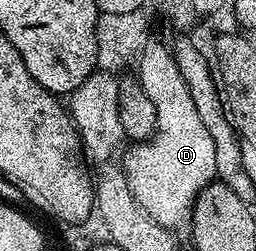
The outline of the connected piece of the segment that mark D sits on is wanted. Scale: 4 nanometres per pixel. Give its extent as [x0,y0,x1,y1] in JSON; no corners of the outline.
[122,42,216,222]

